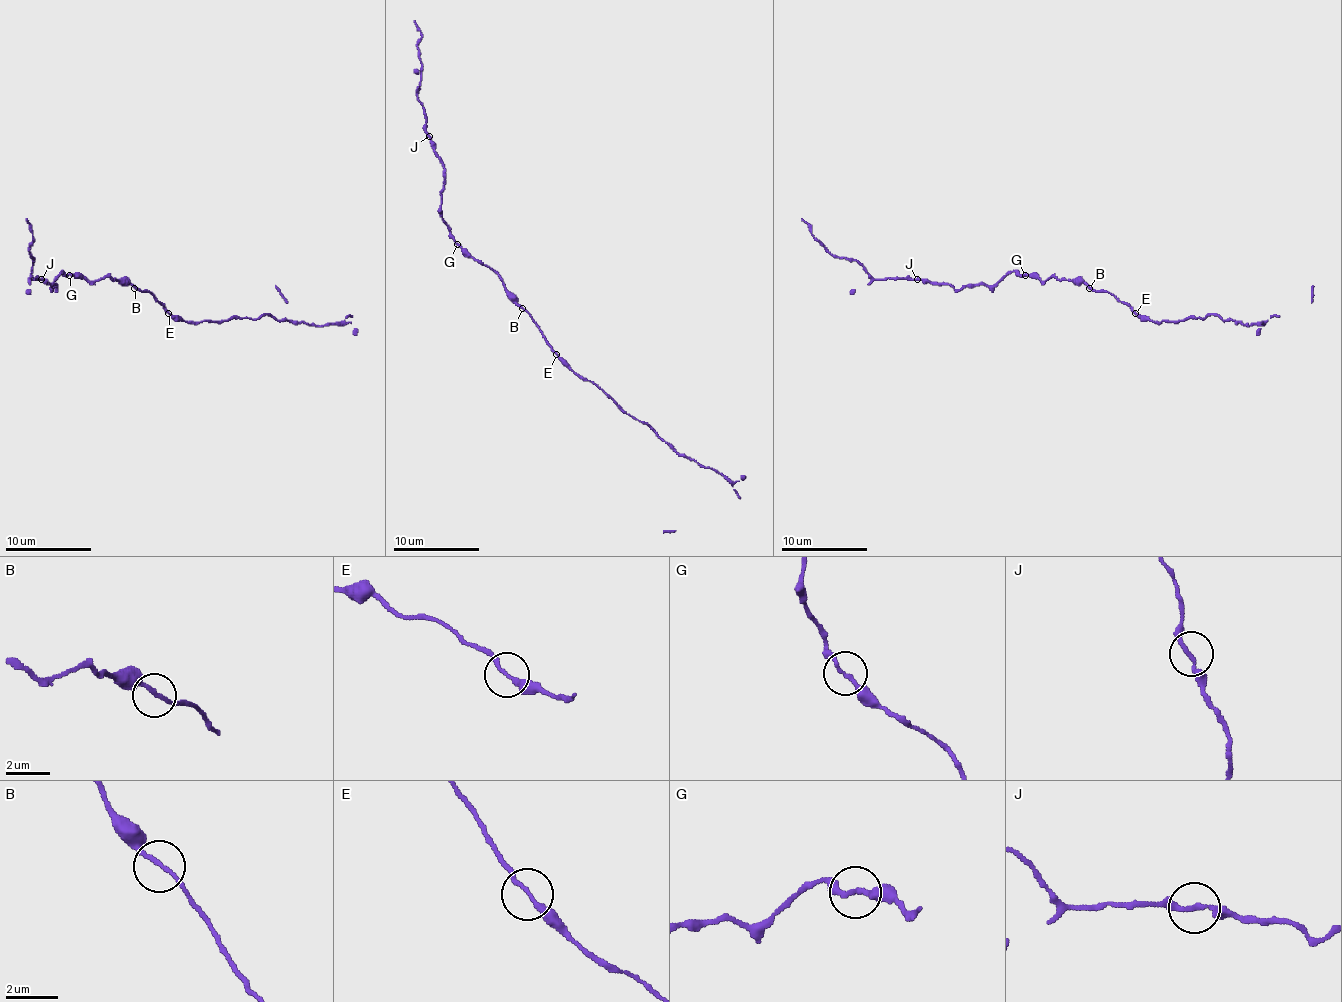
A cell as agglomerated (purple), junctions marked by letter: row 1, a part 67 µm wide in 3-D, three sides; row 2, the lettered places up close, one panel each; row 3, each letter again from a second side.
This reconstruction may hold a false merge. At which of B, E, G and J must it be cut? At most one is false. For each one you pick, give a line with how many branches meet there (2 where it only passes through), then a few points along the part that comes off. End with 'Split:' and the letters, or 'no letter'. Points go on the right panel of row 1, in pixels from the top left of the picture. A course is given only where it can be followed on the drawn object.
Split: no letter

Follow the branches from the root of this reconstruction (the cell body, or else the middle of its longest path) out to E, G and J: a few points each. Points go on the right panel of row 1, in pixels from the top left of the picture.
E: (1096, 290), (1107, 290), (1124, 301), (1135, 314)
G: (1096, 290), (1068, 279), (1050, 277), (1040, 281), (1025, 275)
J: (1096, 290), (1055, 277), (1040, 281), (1016, 271), (992, 286), (971, 284), (958, 290), (917, 279)

